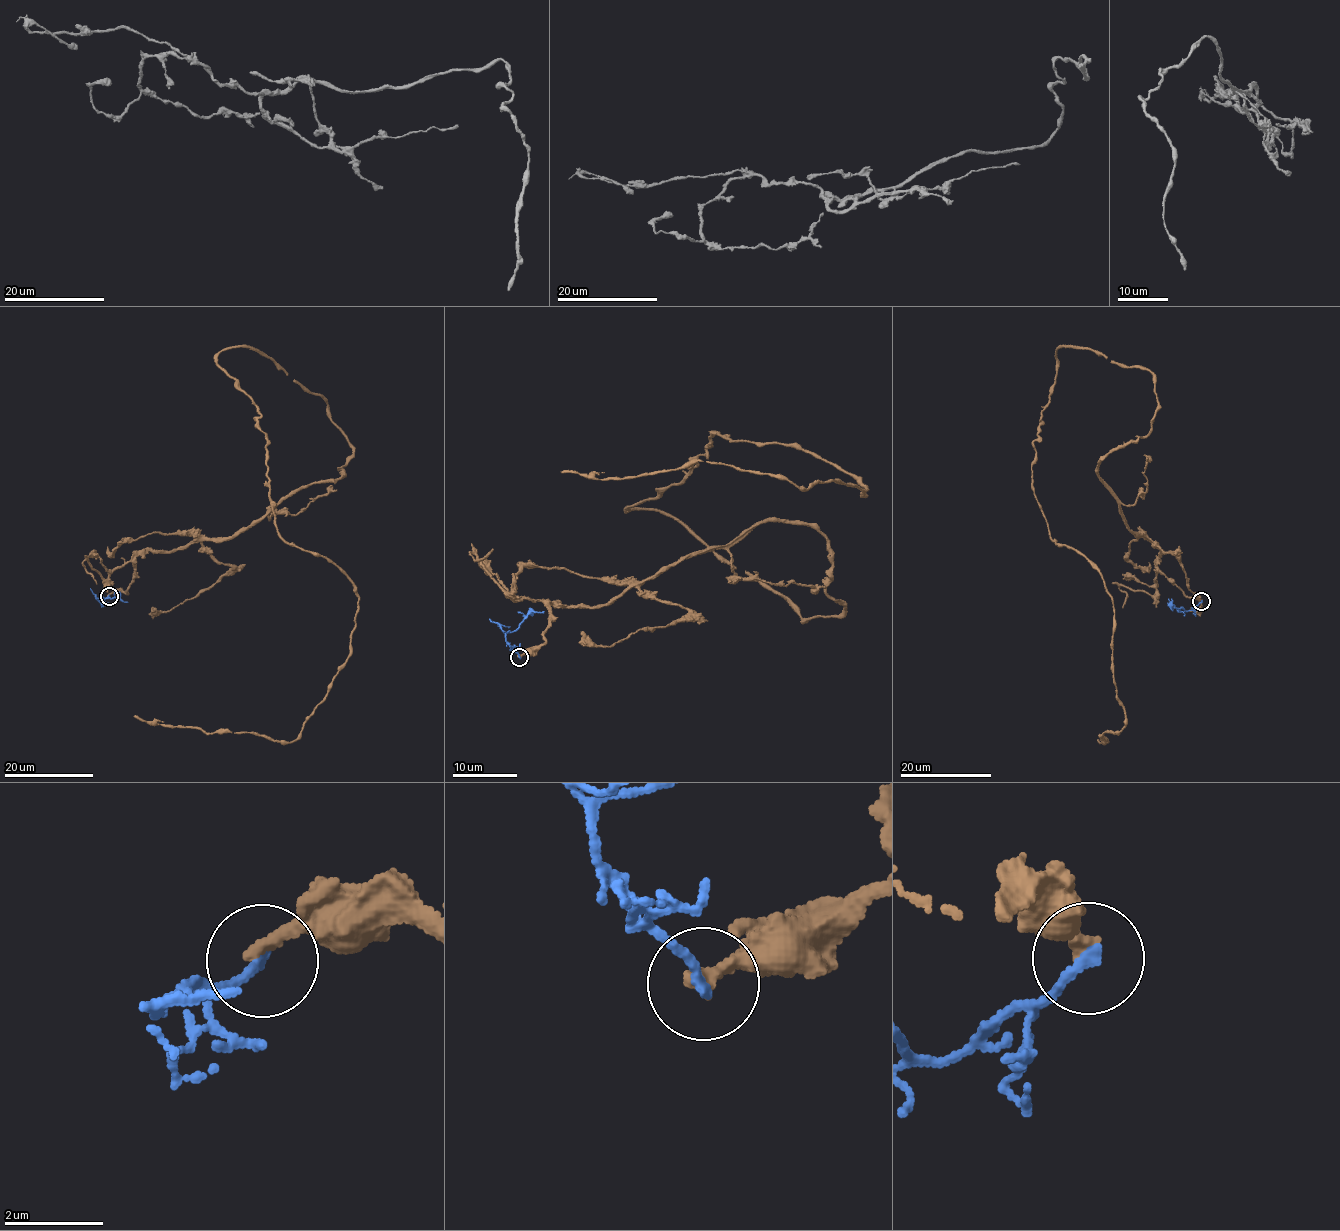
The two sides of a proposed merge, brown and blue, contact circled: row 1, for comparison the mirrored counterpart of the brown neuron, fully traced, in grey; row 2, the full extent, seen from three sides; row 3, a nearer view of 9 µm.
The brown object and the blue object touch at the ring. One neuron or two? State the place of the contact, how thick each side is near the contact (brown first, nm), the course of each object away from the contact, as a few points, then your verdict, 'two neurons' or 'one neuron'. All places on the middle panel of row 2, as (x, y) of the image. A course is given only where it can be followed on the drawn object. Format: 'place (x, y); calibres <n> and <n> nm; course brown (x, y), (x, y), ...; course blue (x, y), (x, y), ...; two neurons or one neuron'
place (519, 657); calibres 320 and 220 nm; course brown (519, 656), (549, 603), (774, 520), (826, 541), (840, 614), (628, 510), (716, 433), (865, 495), (560, 471); course blue (519, 656), (506, 640), (506, 635), (514, 632), (528, 615), (545, 611); two neurons

